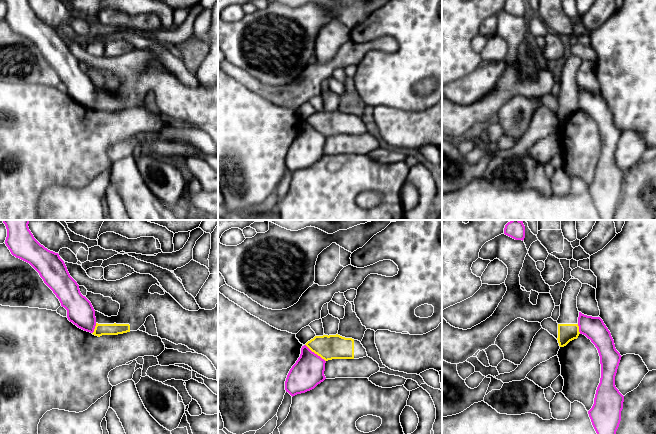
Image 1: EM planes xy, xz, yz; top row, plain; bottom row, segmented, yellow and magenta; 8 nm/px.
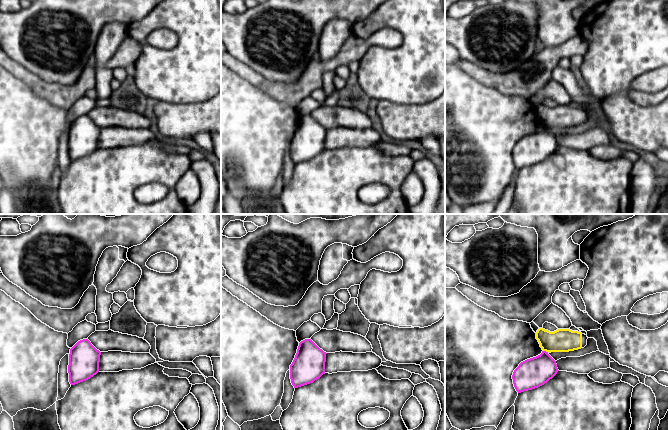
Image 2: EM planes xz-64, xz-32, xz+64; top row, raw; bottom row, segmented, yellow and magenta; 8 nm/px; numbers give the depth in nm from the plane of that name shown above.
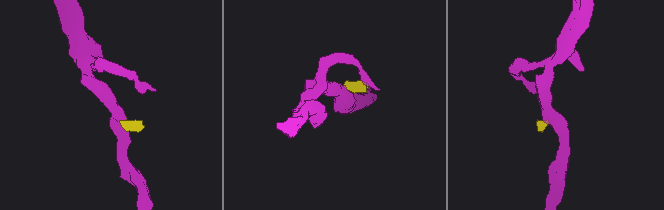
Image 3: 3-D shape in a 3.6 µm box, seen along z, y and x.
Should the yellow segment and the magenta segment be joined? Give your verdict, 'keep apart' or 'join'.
keep apart

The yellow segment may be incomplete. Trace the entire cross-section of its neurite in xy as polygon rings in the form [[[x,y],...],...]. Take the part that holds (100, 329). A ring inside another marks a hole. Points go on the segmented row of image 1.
[[[65,262],[65,265],[67,267],[67,270],[70,274],[70,276],[77,282],[77,284],[79,286],[84,286],[88,292],[92,292],[94,294],[101,294],[103,295],[104,297],[110,297],[113,301],[116,301],[120,304],[120,309],[119,309],[119,312],[118,312],[118,315],[117,316],[111,316],[111,317],[108,317],[108,316],[105,316],[104,314],[98,312],[98,311],[95,311],[95,317],[96,317],[96,326],[95,326],[95,329],[94,329],[94,332],[92,333],[93,335],[95,336],[102,336],[102,335],[118,335],[118,334],[123,334],[123,333],[127,333],[127,332],[130,332],[130,331],[137,331],[142,325],[144,325],[145,321],[146,321],[146,318],[150,315],[152,315],[155,319],[155,324],[156,324],[156,328],[157,328],[157,333],[158,333],[158,337],[160,337],[161,339],[166,339],[176,345],[178,344],[182,344],[182,345],[185,345],[187,346],[189,349],[191,350],[194,350],[196,353],[198,354],[202,354],[204,356],[206,356],[211,362],[212,364],[214,365],[214,367],[216,368],[217,370],[217,381],[218,381],[218,303],[216,304],[216,307],[212,310],[205,310],[205,309],[199,309],[198,311],[189,311],[189,310],[186,310],[184,309],[169,293],[167,293],[165,290],[165,294],[164,295],[160,295],[158,293],[154,293],[154,294],[151,294],[149,292],[149,289],[152,285],[155,285],[157,284],[158,286],[160,286],[162,288],[162,286],[160,285],[160,283],[158,282],[158,280],[156,278],[154,278],[152,275],[150,274],[140,274],[140,273],[137,273],[137,272],[134,272],[132,273],[131,275],[127,276],[127,277],[124,277],[120,280],[116,280],[116,281],[107,281],[105,279],[103,280],[95,280],[95,279],[92,279],[90,278],[86,271],[82,268],[81,265],[78,265],[78,264],[73,264],[73,263],[68,263],[68,262]]]

